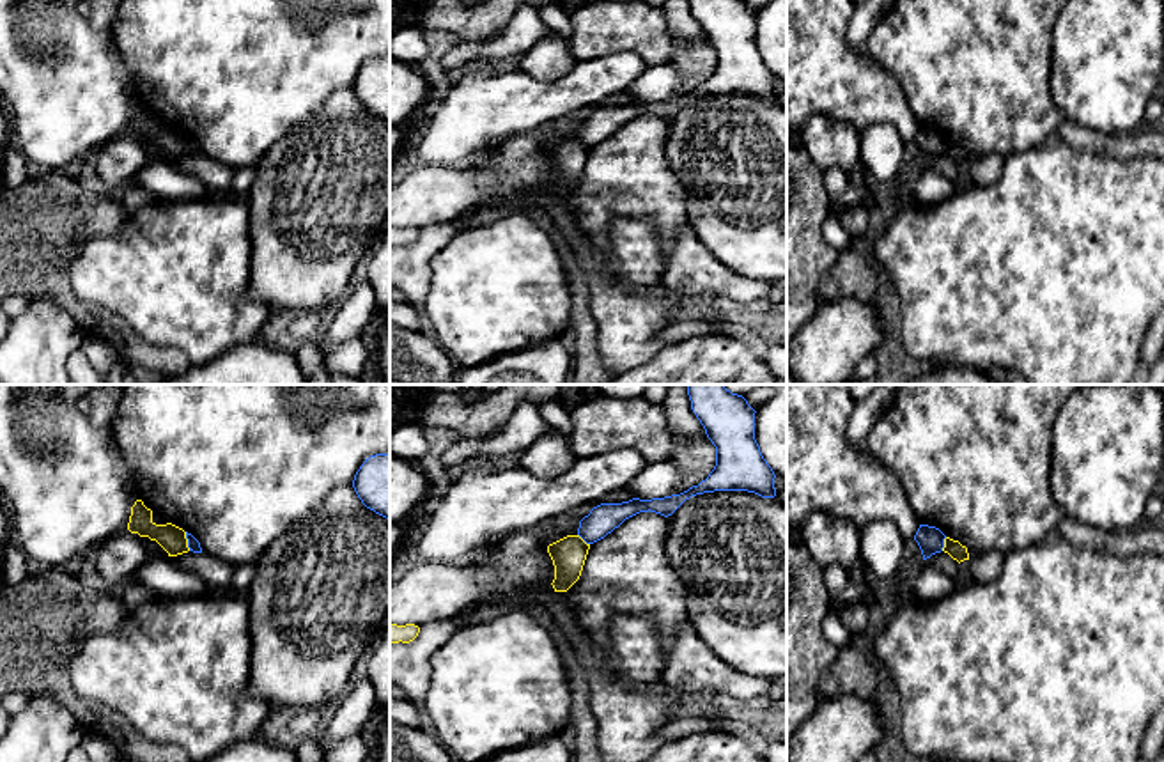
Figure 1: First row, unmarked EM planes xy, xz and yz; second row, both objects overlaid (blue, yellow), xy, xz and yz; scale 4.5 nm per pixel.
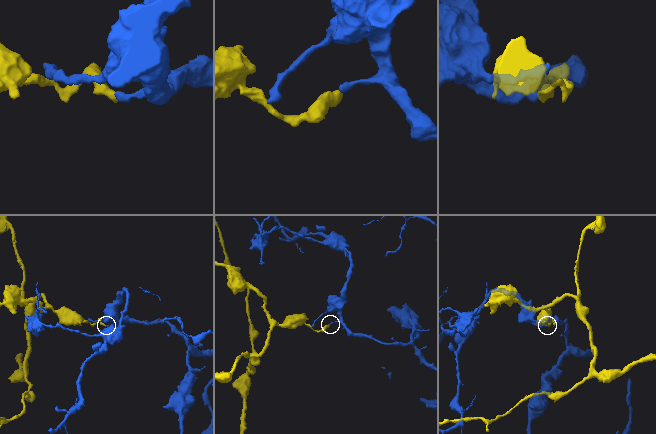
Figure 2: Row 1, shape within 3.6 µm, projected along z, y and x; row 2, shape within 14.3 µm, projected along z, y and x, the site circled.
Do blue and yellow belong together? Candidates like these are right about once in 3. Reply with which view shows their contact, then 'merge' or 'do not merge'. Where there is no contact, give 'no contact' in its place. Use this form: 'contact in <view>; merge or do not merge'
contact in xy; do not merge

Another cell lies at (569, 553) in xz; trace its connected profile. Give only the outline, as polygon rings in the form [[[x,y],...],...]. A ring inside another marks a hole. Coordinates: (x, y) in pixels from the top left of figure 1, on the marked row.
[[[567,535],[547,546],[555,565],[555,592],[567,592],[581,576],[590,544],[579,535]]]

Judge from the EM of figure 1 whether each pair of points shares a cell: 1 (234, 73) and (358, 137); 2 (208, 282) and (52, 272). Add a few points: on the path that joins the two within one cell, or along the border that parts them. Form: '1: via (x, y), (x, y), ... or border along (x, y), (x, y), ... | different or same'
1: border along (346, 87), (335, 89), (280, 139) | different
2: border along (91, 236), (71, 263), (71, 289), (98, 305) | different

